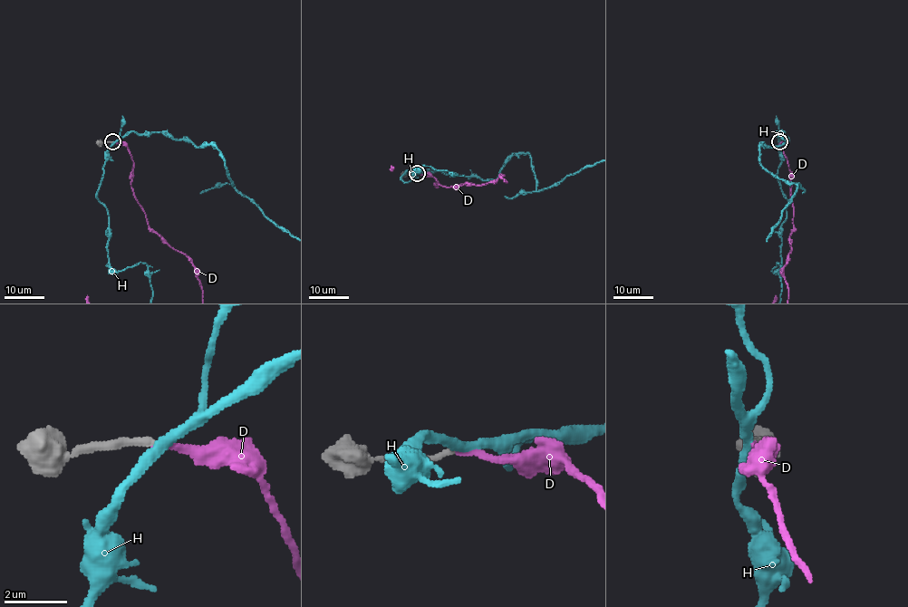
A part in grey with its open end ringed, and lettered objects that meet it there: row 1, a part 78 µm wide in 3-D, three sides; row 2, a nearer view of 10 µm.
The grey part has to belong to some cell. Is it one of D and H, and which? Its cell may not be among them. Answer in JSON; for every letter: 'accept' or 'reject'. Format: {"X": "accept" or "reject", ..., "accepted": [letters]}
{"D": "accept", "H": "reject", "accepted": ["D"]}

